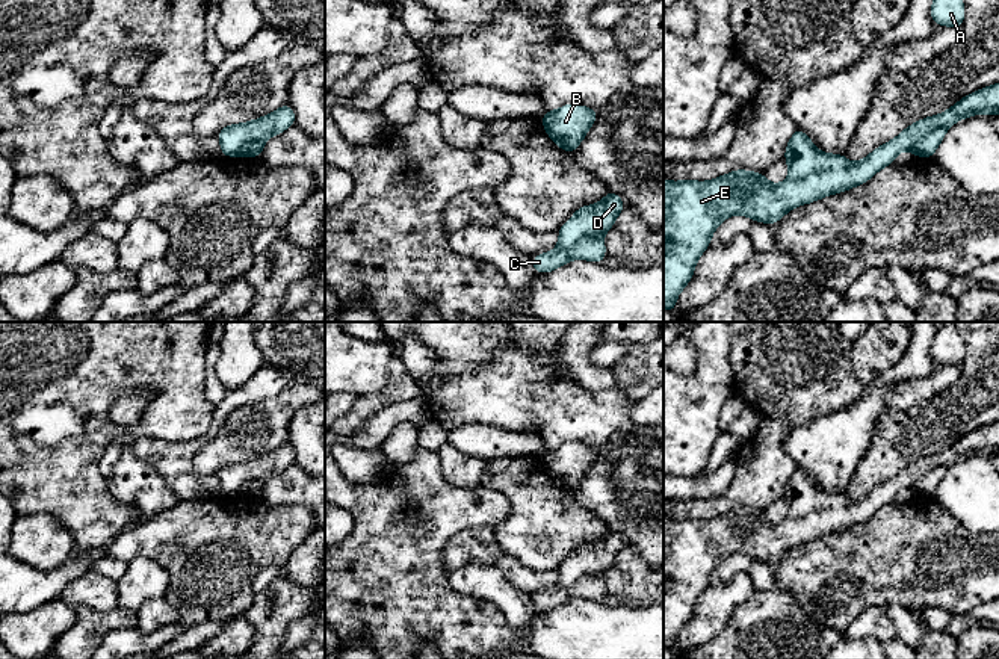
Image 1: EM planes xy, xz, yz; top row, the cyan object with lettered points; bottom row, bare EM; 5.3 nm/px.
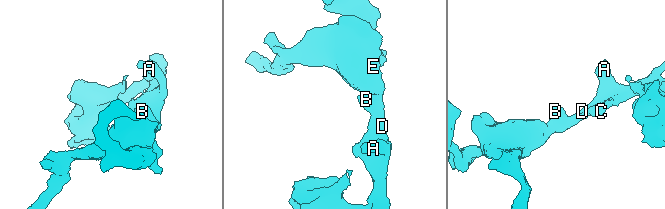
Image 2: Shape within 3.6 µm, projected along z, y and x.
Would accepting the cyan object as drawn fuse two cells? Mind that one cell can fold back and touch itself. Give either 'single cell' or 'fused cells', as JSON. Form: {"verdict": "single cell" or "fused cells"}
{"verdict": "fused cells"}

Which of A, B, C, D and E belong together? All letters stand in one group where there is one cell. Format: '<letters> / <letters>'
A B D E / C

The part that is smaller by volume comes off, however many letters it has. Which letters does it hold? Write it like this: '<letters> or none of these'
C

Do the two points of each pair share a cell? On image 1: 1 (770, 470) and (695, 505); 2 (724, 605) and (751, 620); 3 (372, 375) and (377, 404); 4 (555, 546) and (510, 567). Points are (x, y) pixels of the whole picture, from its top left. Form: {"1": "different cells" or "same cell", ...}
{"1": "same cell", "2": "different cells", "3": "different cells", "4": "different cells"}

